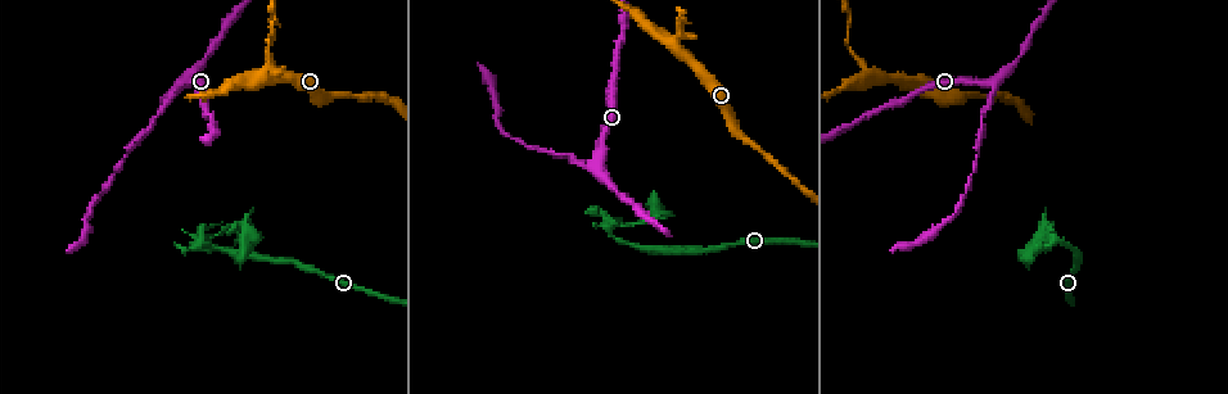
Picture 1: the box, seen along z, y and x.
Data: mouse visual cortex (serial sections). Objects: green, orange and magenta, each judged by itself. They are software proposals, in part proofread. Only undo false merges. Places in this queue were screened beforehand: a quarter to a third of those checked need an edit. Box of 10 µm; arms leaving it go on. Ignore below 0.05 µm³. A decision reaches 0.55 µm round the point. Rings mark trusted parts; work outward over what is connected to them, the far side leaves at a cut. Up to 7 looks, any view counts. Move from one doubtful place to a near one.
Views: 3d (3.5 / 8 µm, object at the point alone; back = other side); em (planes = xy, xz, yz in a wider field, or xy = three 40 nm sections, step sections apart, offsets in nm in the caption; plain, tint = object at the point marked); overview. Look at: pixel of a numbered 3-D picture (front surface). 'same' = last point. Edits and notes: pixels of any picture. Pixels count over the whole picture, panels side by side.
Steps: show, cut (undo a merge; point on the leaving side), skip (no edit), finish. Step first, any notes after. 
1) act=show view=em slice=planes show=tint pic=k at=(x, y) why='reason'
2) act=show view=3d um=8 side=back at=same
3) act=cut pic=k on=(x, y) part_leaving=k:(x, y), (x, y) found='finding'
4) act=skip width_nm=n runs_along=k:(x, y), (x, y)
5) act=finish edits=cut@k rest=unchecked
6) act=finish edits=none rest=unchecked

act=show view=3d um=3.5 pic=1 at=(266, 75) why='a fork'

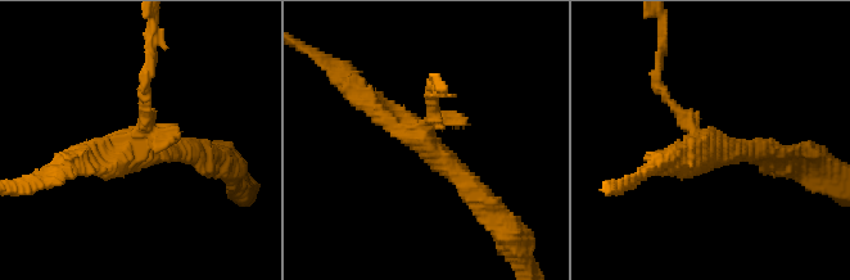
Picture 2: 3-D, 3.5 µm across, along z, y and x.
act=show view=em slice=xy step=2 show=tint pic=2 at=(707, 143)

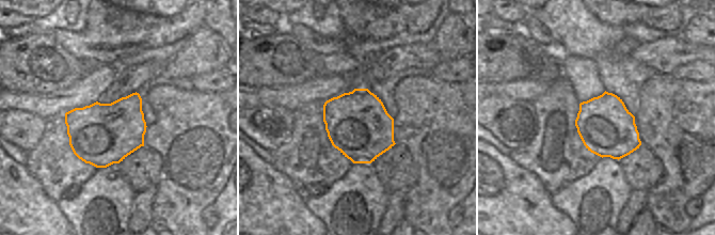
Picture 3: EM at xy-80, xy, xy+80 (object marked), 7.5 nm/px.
act=show view=em slice=xy step=5 show=tint at=same why='another direction'

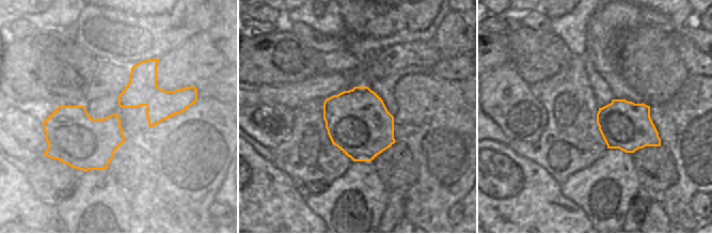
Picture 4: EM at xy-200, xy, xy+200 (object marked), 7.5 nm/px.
act=cut pic=2 on=(429, 93) width_nm=480 part_leaving=2:(434, 122), (430, 91), (442, 91) found='two cells meet here'

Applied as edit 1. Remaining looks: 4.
act=show view=3d um=3.5 pic=1 at=(600, 156) why='abrupt turn'

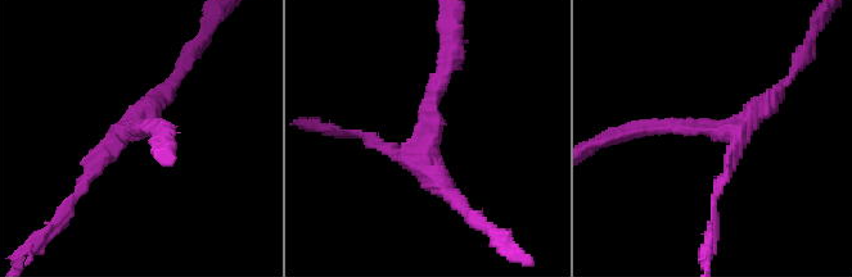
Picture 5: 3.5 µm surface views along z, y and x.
act=show view=em slice=xy step=5 show=tint pic=5 at=(719, 132)

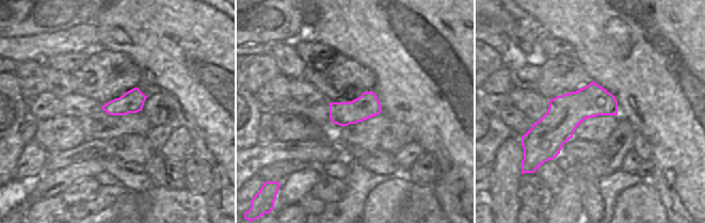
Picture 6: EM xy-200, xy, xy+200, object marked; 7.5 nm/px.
act=show view=em slice=xy step=1 show=tint at=same why='cut it another way'

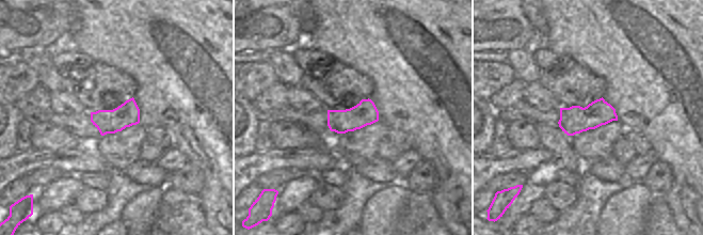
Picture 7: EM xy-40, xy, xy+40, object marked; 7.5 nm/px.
act=skip arms=3 runs_along=5:(451, 58), (432, 134), (405, 157), (373, 137) found='all the same cell'

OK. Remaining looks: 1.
act=finish edits=cut@2 rest=unchecked

